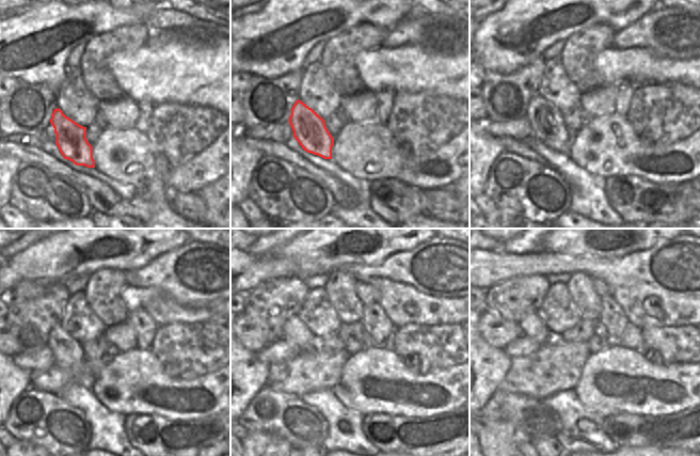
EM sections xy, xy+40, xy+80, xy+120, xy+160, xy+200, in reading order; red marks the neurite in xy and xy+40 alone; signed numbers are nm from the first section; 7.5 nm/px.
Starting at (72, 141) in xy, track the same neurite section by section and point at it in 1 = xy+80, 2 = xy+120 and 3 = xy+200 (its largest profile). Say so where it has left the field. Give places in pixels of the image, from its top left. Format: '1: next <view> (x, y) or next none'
1: next xy+80 (546, 122)
2: next xy+120 (68, 355)
3: next xy+200 (541, 339)

